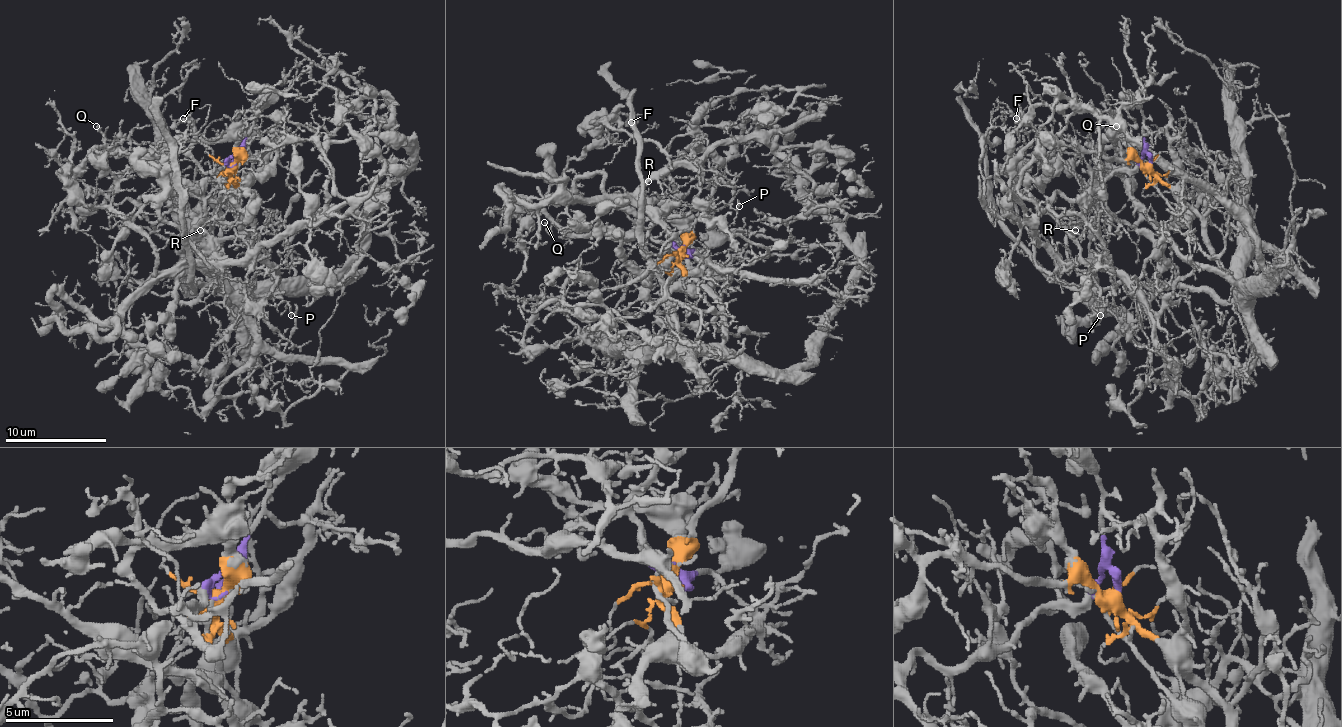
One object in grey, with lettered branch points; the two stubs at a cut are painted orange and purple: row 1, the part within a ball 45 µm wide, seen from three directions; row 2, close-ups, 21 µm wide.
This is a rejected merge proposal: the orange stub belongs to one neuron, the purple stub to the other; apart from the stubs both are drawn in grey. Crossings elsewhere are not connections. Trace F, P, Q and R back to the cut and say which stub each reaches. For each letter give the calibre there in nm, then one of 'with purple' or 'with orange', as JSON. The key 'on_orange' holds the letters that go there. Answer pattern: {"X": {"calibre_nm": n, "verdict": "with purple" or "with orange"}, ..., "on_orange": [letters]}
{"F": {"calibre_nm": 170, "verdict": "with purple"}, "P": {"calibre_nm": 110, "verdict": "with purple"}, "Q": {"calibre_nm": 150, "verdict": "with orange"}, "R": {"calibre_nm": 80, "verdict": "with purple"}, "on_orange": ["Q"]}

